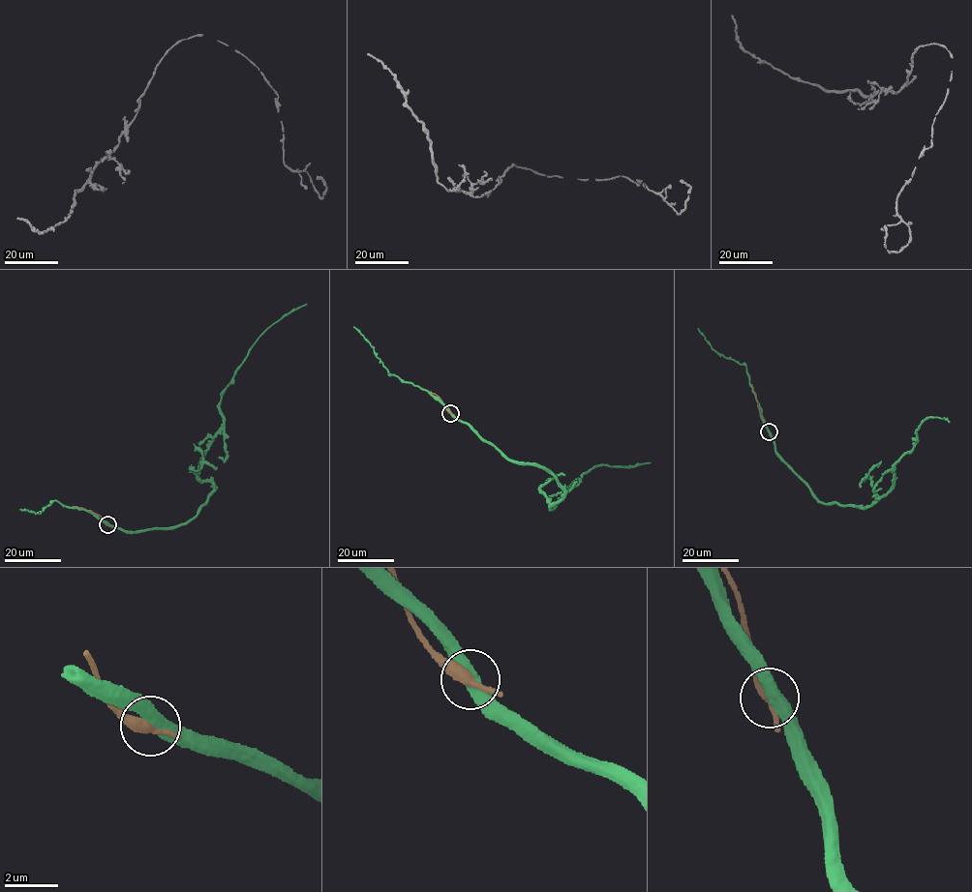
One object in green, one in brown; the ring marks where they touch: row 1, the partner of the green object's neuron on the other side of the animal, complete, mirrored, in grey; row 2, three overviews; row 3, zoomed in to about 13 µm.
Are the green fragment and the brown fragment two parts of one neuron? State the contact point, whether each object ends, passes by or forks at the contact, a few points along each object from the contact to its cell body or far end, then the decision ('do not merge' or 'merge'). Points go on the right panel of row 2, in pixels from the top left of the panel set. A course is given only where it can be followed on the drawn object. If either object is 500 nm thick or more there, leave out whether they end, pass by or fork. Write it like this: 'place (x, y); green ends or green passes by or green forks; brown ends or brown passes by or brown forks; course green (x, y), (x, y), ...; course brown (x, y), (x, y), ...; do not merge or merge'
place (769, 431); green passes by; brown passes by; course green (768, 431), (818, 502), (870, 507), (893, 488), (895, 464), (912, 449), (921, 422), (950, 422); course brown (768, 431), (751, 384); do not merge

